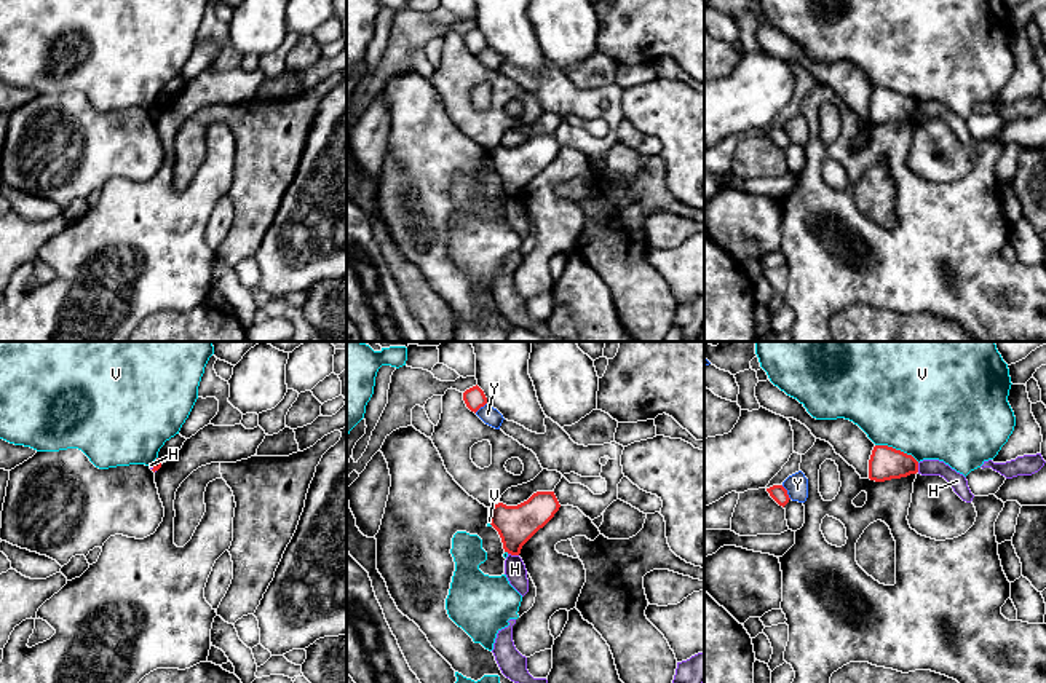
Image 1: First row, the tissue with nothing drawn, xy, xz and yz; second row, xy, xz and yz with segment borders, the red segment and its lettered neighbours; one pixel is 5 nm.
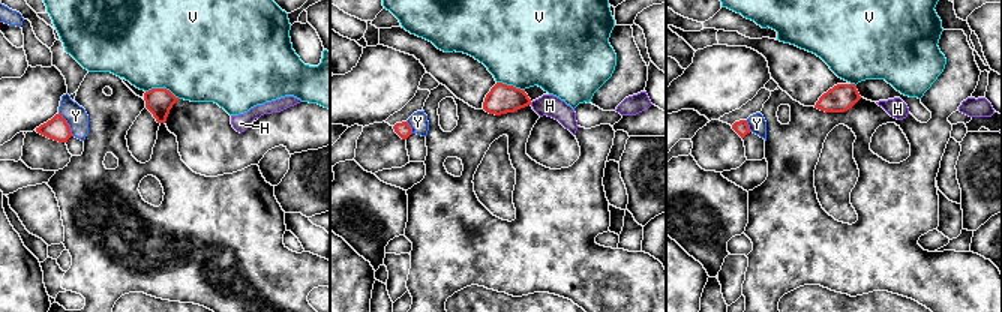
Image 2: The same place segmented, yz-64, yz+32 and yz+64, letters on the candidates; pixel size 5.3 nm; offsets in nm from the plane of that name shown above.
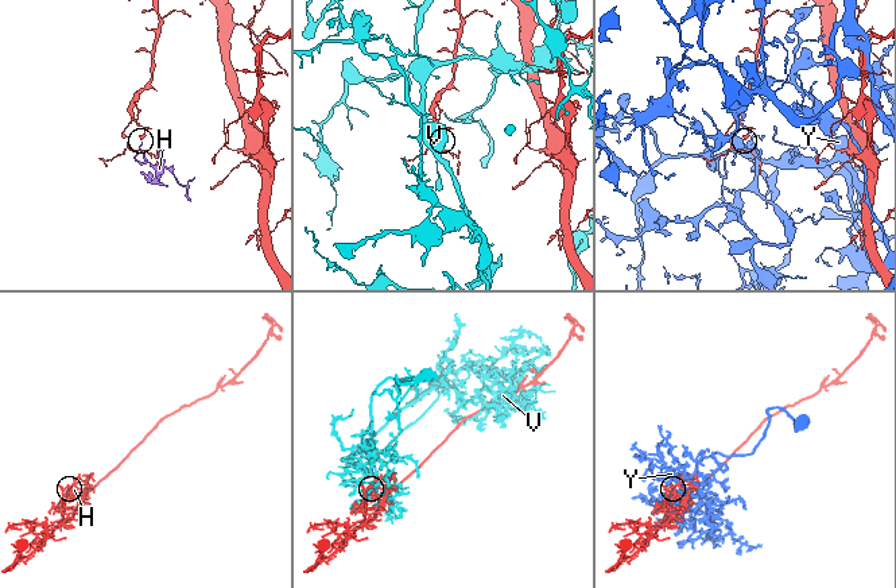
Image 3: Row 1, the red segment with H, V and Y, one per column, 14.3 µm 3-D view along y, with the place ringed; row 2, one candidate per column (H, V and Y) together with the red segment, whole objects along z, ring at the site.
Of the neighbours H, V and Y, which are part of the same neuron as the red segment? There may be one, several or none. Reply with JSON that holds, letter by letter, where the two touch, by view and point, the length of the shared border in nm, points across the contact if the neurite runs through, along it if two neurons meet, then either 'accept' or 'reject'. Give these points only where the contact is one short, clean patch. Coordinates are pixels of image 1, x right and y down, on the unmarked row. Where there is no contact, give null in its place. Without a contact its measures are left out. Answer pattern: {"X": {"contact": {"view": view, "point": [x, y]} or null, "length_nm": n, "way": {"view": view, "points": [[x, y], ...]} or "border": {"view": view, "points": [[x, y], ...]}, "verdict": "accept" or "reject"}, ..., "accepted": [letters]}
{"H": {"contact": {"view": "xz", "point": [513, 197]}, "length_nm": 60, "border": {"view": "xz", "points": [[508, 195], [518, 198]]}, "verdict": "reject"}, "V": {"contact": {"view": "yz", "point": [898, 93]}, "length_nm": 240, "border": {"view": "yz", "points": [[875, 86], [899, 91], [919, 104]]}, "verdict": "reject"}, "Y": {"contact": {"view": "yz", "point": [786, 134]}, "length_nm": 90, "verdict": "reject"}, "accepted": []}

